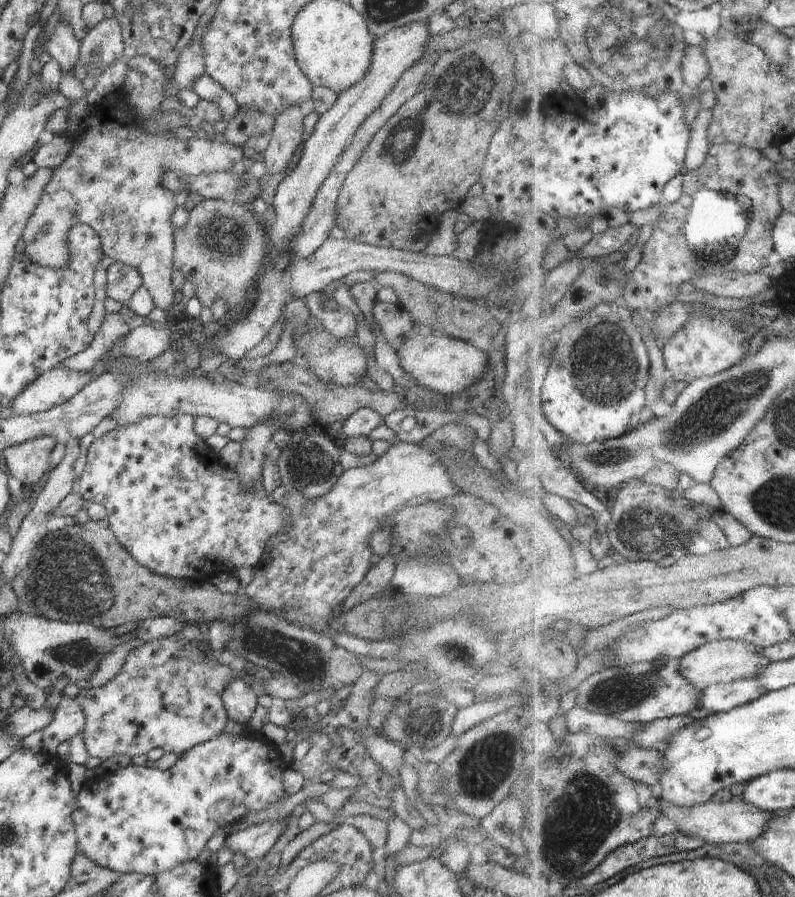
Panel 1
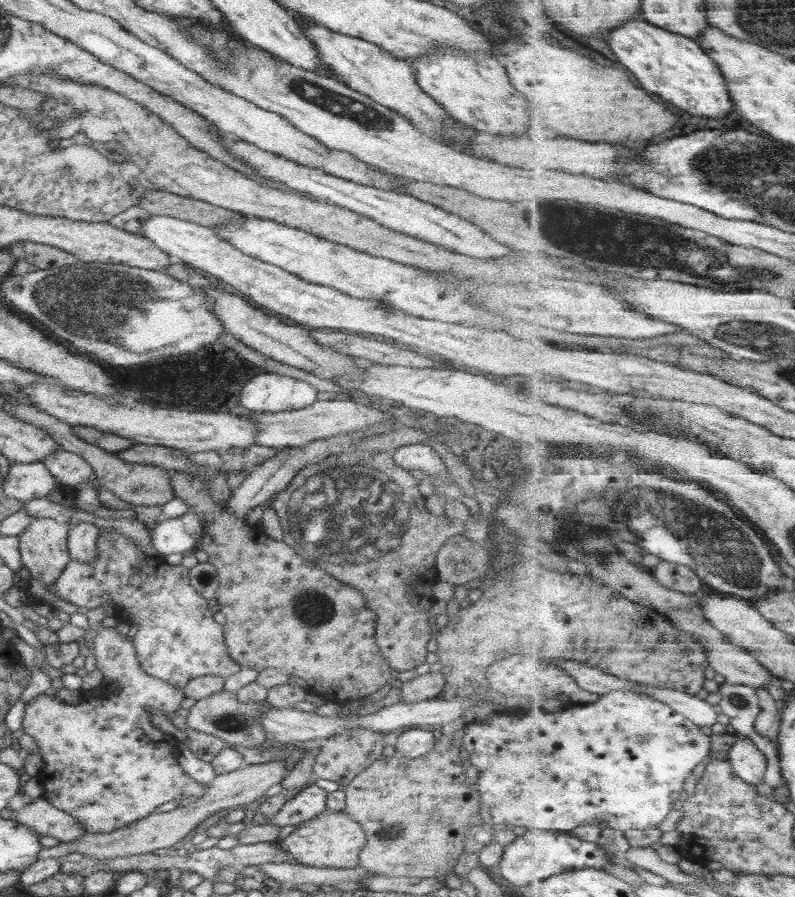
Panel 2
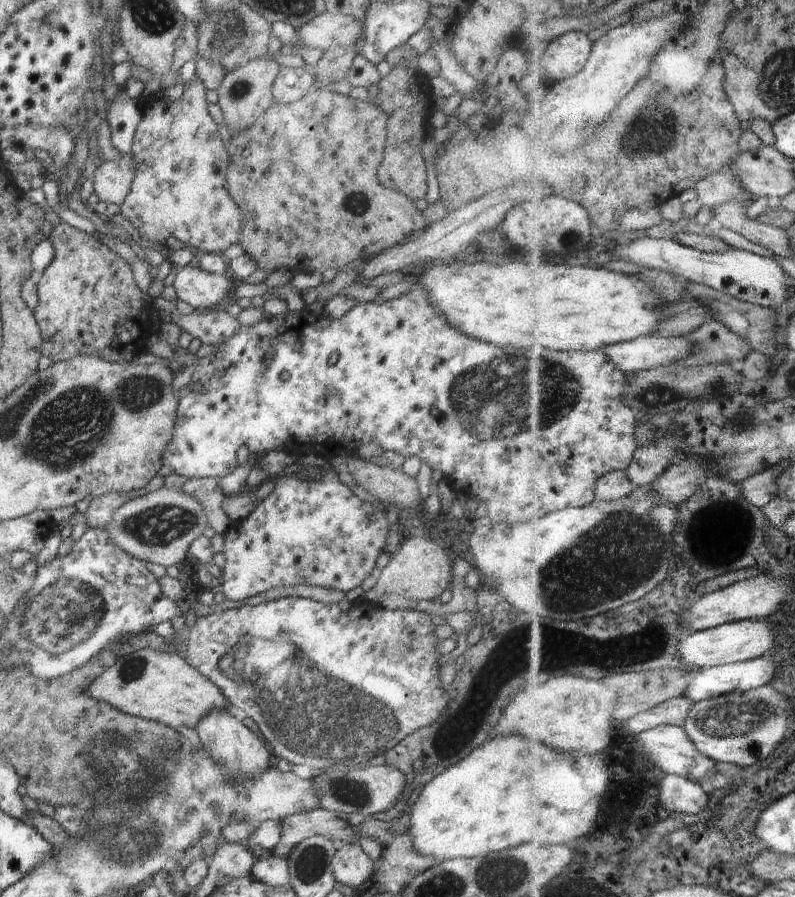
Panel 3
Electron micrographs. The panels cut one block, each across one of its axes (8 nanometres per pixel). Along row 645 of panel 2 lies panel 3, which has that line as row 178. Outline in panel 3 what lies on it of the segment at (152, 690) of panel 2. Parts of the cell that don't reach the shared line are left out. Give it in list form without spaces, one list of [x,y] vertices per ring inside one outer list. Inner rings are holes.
[[[120,154],[120,158],[105,162],[96,168],[94,193],[104,204],[122,206],[134,180],[133,154]]]

